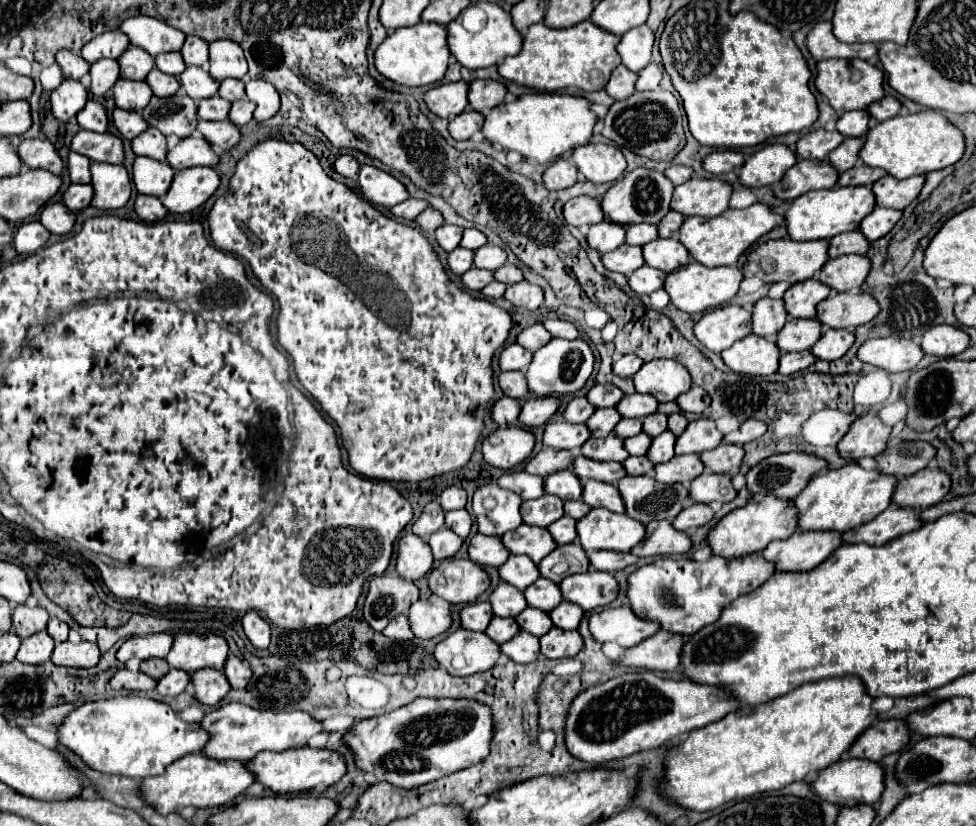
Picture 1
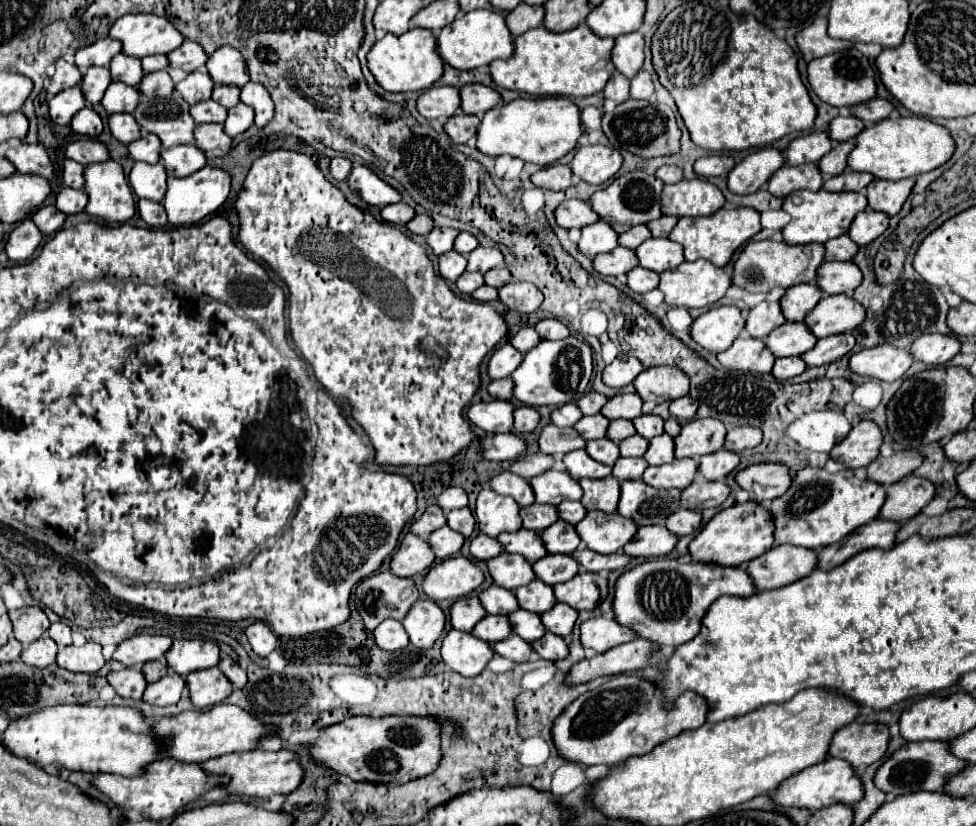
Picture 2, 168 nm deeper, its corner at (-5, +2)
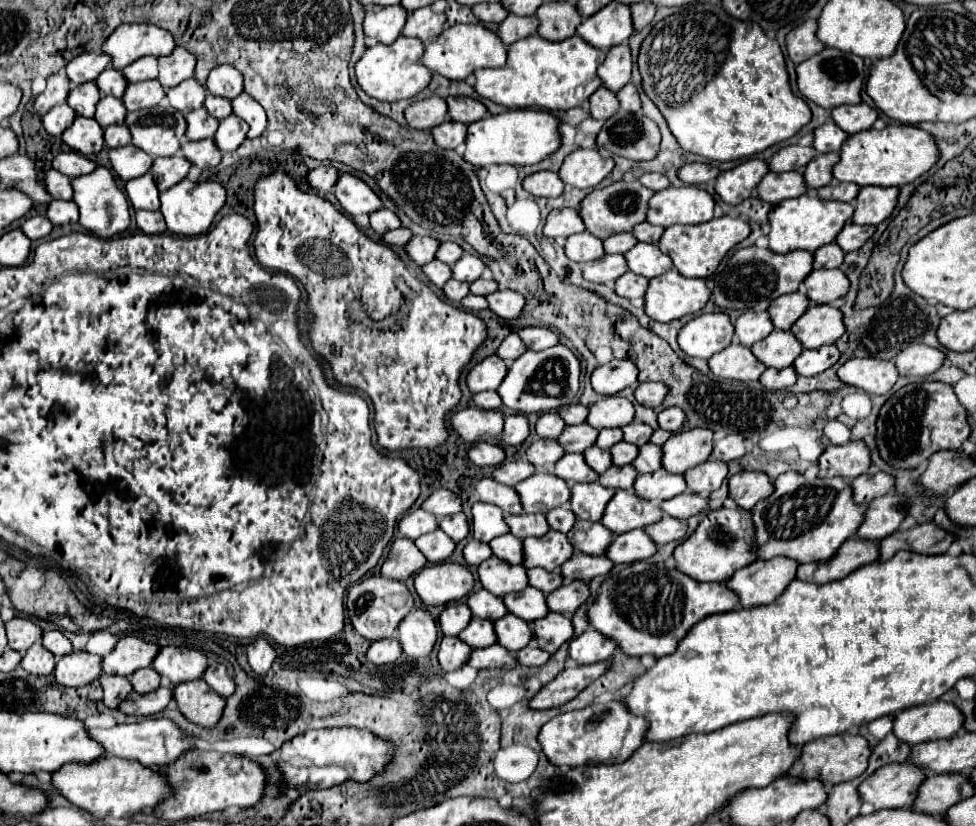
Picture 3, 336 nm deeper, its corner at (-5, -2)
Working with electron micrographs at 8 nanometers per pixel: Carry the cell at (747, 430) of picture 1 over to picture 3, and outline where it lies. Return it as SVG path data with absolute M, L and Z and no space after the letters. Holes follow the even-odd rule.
M729 434L723 440L715 442L711 458L723 460L723 462L731 462L731 460L737 460L737 458L745 456L745 452L747 452L745 438L741 434Z

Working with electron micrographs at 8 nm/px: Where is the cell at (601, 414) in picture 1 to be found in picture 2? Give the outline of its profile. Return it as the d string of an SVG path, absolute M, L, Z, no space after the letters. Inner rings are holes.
M597 414L597 416L583 416L573 428L579 432L579 436L583 440L595 440L595 438L603 438L607 432L609 420L605 420L605 416Z

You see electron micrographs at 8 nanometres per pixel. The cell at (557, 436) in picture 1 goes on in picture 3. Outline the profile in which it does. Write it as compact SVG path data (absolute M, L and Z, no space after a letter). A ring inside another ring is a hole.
M539 438L527 450L527 460L539 468L539 466L543 466L547 462L557 462L563 454L565 454L565 450L561 448L561 444L557 444L557 440Z

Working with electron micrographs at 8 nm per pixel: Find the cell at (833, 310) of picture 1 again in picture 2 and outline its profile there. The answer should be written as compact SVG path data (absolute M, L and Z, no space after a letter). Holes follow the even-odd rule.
M845 294L823 298L807 316L805 326L815 338L827 338L841 332L851 332L865 320L865 308L847 298Z

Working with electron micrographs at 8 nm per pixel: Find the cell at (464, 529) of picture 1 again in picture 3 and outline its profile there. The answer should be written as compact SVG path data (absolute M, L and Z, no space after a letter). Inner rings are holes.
M463 512L459 514L453 514L453 516L447 516L441 520L441 530L455 542L461 542L467 534L469 534L469 522L467 522L467 516Z

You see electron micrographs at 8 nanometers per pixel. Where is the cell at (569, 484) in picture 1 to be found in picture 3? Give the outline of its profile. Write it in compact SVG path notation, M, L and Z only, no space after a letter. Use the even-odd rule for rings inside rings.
M537 472L531 478L519 482L515 488L527 514L547 514L557 506L567 506L571 496L571 488L567 486L567 482L555 474Z

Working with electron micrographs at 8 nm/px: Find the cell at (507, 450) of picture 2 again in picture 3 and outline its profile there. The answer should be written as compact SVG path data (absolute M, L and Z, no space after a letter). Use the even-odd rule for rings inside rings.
M477 442L469 450L469 458L477 466L499 466L505 460L505 450L499 444Z

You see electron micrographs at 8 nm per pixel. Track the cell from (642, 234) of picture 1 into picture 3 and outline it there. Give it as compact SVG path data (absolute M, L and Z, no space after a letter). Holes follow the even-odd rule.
M633 232L613 234L613 236L605 238L605 252L607 252L607 254L625 254L625 252L629 252L629 248L633 248L635 244L637 244L637 238L633 236Z

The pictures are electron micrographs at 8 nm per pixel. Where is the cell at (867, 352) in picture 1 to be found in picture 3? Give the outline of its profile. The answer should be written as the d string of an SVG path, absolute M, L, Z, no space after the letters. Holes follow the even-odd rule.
M853 358L837 370L837 376L845 384L861 388L869 394L885 394L897 382L899 372L891 360Z

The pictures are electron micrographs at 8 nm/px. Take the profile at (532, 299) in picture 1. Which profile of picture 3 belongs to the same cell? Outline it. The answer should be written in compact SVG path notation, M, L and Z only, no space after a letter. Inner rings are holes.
M497 290L487 296L487 302L489 302L489 308L497 316L501 316L505 320L513 320L513 318L521 316L523 306L525 306L525 296L521 296L519 292L513 292L513 290Z

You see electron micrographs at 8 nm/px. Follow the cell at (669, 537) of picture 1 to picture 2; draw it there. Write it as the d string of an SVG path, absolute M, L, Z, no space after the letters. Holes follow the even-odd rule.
M651 524L651 526L639 526L633 540L623 546L623 552L633 558L655 558L655 556L667 556L675 544L677 536L673 536L661 524Z

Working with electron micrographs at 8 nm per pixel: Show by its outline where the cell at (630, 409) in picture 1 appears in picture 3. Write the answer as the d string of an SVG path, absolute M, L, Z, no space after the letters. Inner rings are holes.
M609 396L609 398L601 398L589 408L587 422L597 430L623 428L625 424L633 422L633 416L635 416L635 408L627 398Z

